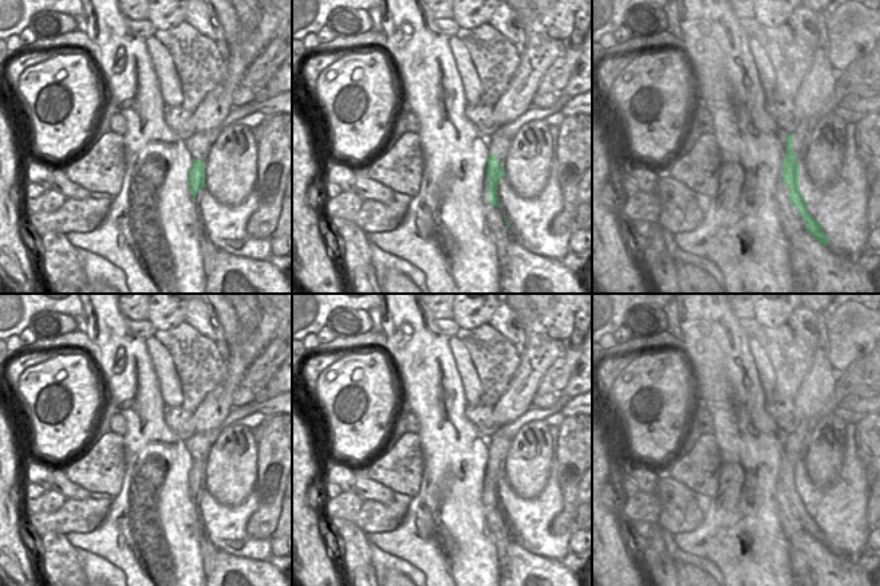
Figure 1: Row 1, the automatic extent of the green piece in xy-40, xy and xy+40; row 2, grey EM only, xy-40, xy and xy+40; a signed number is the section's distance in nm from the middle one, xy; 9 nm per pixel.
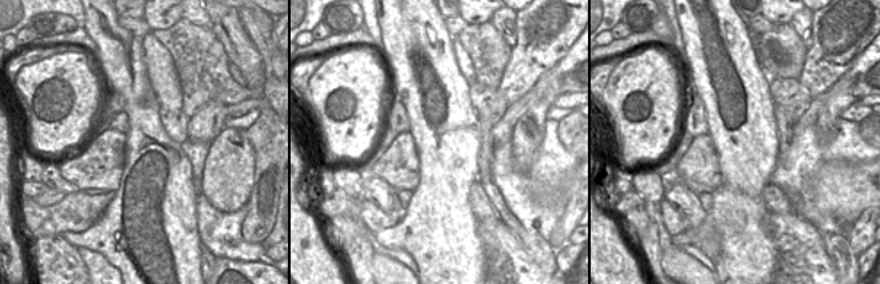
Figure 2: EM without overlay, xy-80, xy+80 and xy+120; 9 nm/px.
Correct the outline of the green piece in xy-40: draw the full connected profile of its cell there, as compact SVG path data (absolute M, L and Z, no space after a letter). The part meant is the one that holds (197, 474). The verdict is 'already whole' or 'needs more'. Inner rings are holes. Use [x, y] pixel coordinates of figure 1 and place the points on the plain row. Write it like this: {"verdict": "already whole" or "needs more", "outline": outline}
{"verdict": "already whole", "outline": "M193 460L193 467L189 472L189 489L193 499L205 488L205 463L204 460Z"}

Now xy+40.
{"verdict": "already whole", "outline": "M793 433L786 434L786 457L784 460L782 480L789 487L789 502L798 508L806 530L821 544L828 546L829 538L824 534L821 524L809 514L808 504L800 491L800 463L793 452Z"}

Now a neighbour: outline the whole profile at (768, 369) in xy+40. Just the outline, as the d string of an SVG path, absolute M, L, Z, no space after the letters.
M751 337L751 347L770 396L777 394L781 388L781 382L767 349L757 337Z

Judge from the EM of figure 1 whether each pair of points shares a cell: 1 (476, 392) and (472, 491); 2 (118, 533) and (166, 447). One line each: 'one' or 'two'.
1: two
2: one

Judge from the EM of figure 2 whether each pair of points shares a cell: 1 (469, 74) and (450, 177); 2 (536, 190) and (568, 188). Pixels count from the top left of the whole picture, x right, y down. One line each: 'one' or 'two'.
1: two
2: one

